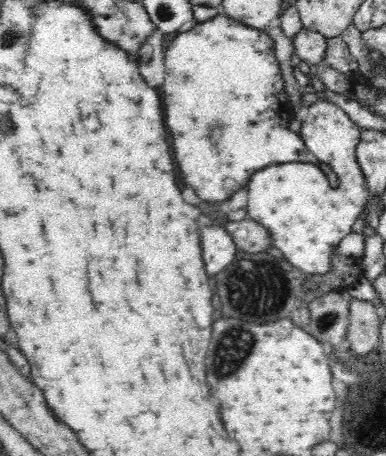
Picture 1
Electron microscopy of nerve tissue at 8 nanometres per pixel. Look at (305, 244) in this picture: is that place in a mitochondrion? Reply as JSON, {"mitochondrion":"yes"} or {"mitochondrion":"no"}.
{"mitochondrion":"no"}

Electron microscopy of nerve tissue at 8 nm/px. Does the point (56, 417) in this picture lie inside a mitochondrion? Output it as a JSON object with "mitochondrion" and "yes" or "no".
{"mitochondrion":"no"}

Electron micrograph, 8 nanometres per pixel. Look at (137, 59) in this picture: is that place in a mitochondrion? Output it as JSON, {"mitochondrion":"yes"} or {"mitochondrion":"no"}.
{"mitochondrion":"no"}

